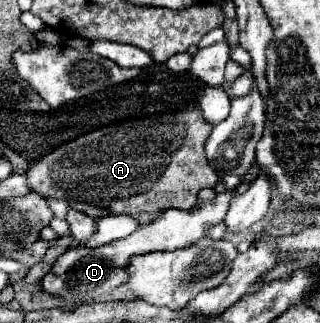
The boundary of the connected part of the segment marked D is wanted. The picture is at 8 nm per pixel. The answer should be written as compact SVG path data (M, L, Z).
M256 162L250 164L250 168L240 176L240 184L236 188L228 188L228 190L216 194L212 200L198 200L198 204L194 204L194 208L190 208L190 210L178 210L178 208L160 210L160 214L152 222L140 226L126 238L112 240L98 248L68 248L64 254L60 254L56 258L52 270L42 278L44 292L58 294L58 296L66 298L70 304L94 302L94 300L110 294L114 288L126 284L126 280L130 280L128 266L136 254L148 254L148 252L158 252L158 250L174 252L174 250L190 248L190 246L198 244L198 240L208 236L208 232L224 220L232 198L240 194L238 188L250 186L256 180L258 170L260 168Z

